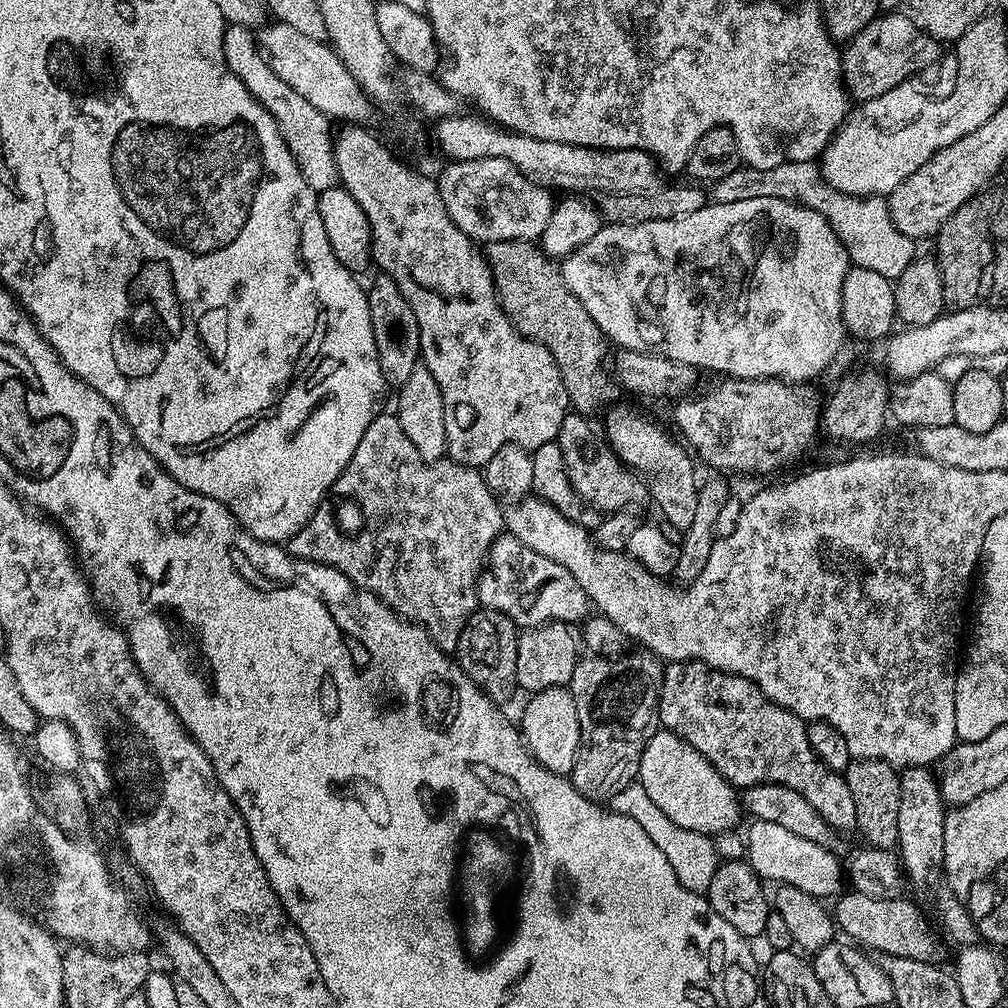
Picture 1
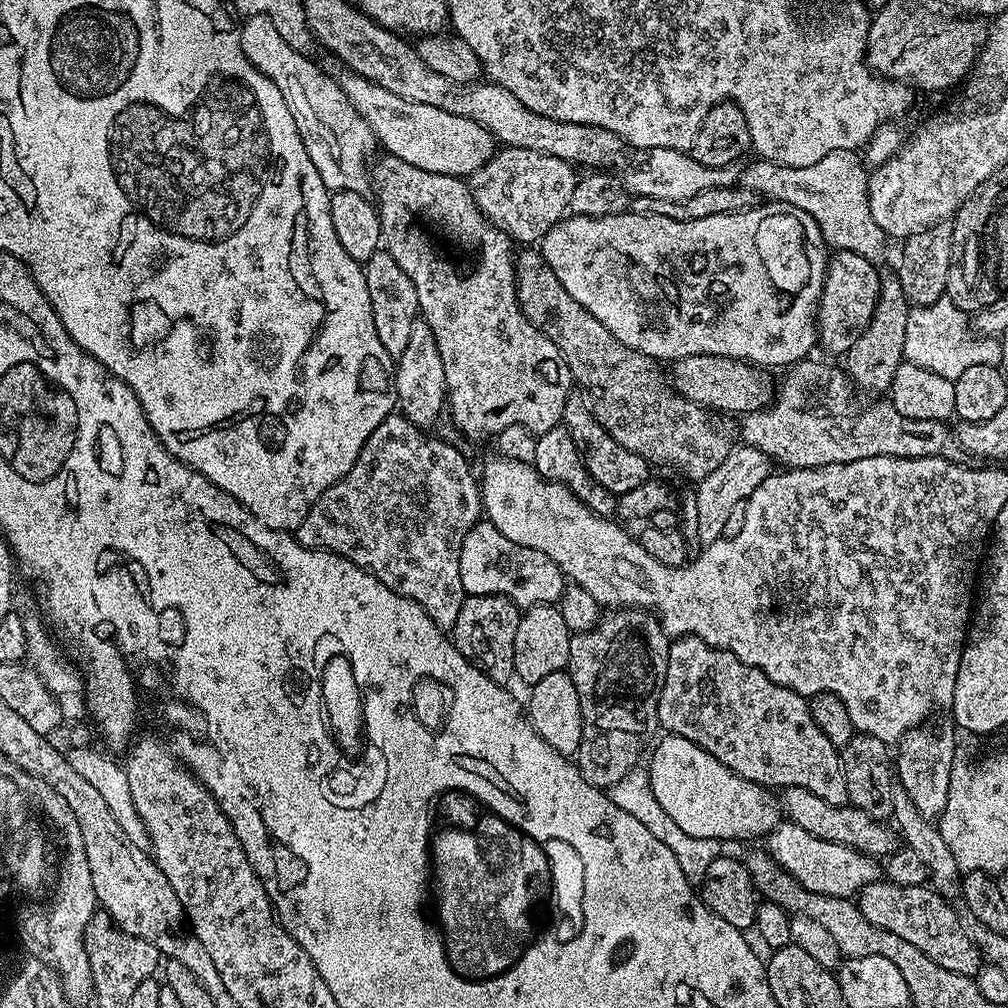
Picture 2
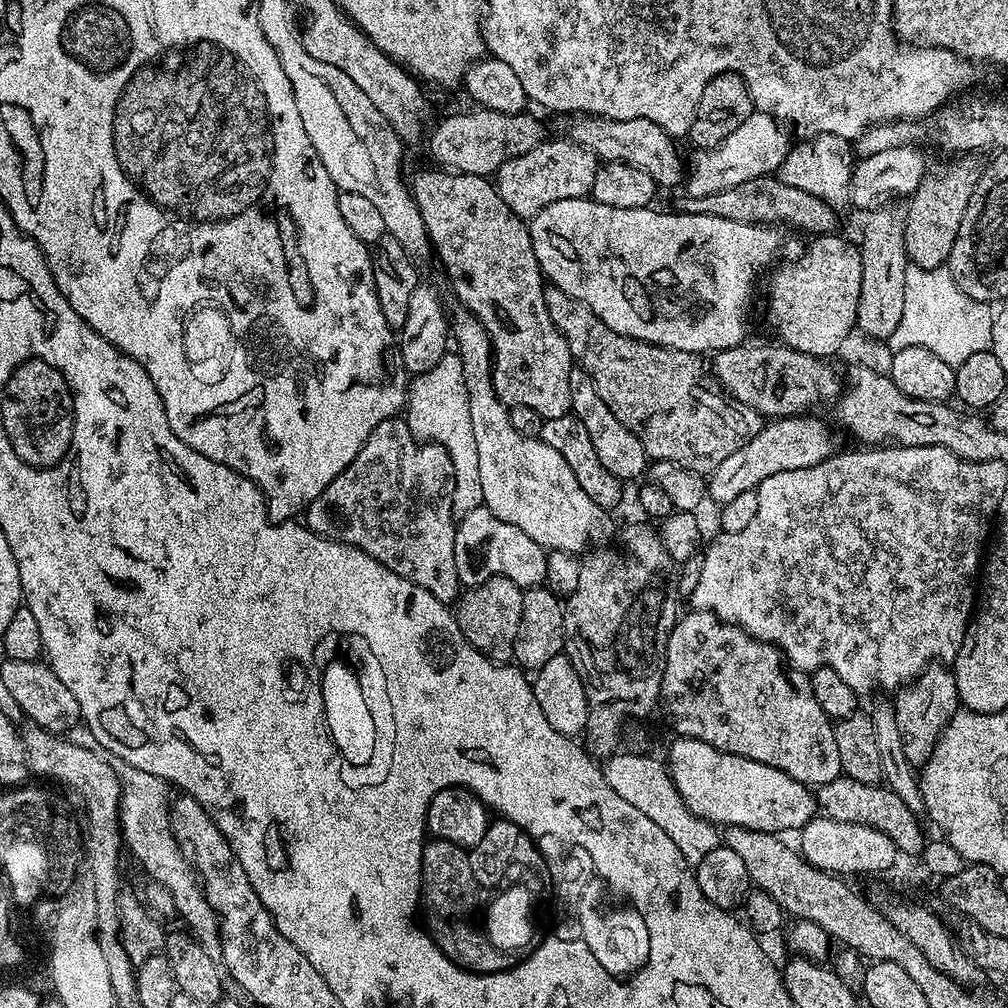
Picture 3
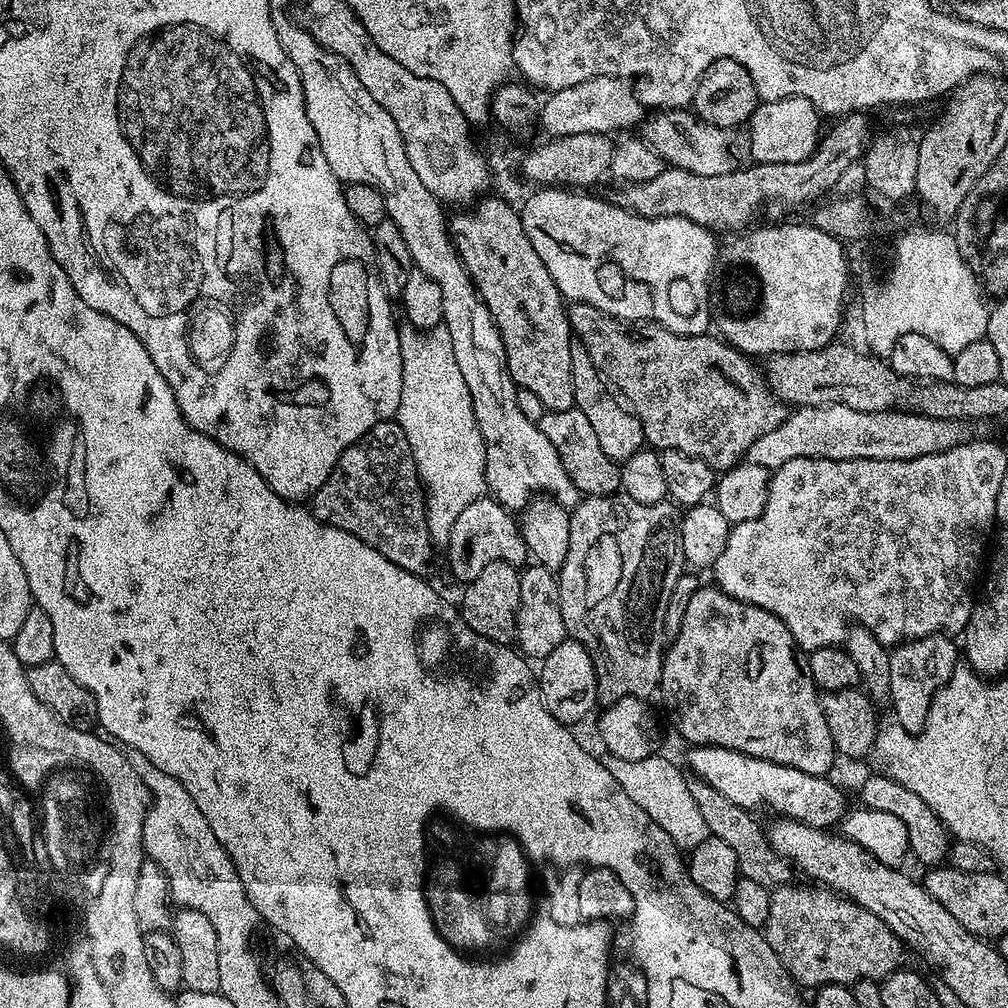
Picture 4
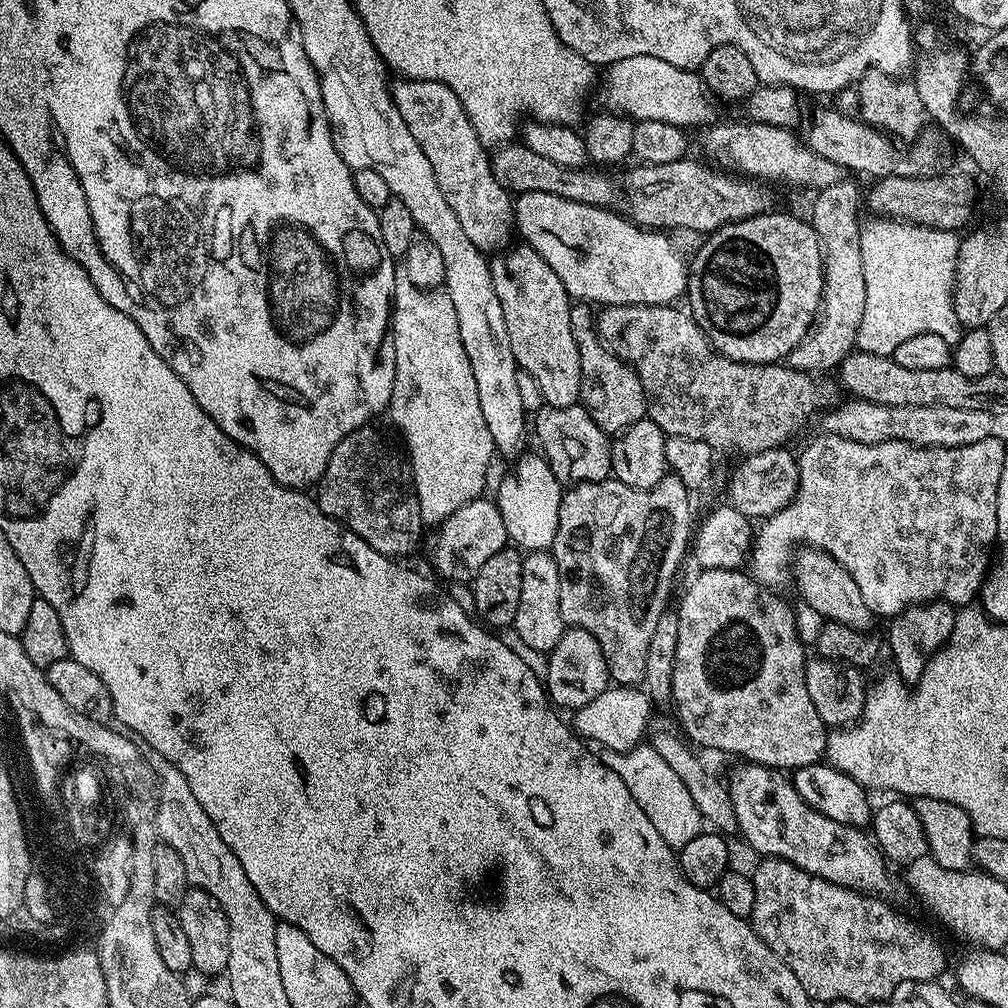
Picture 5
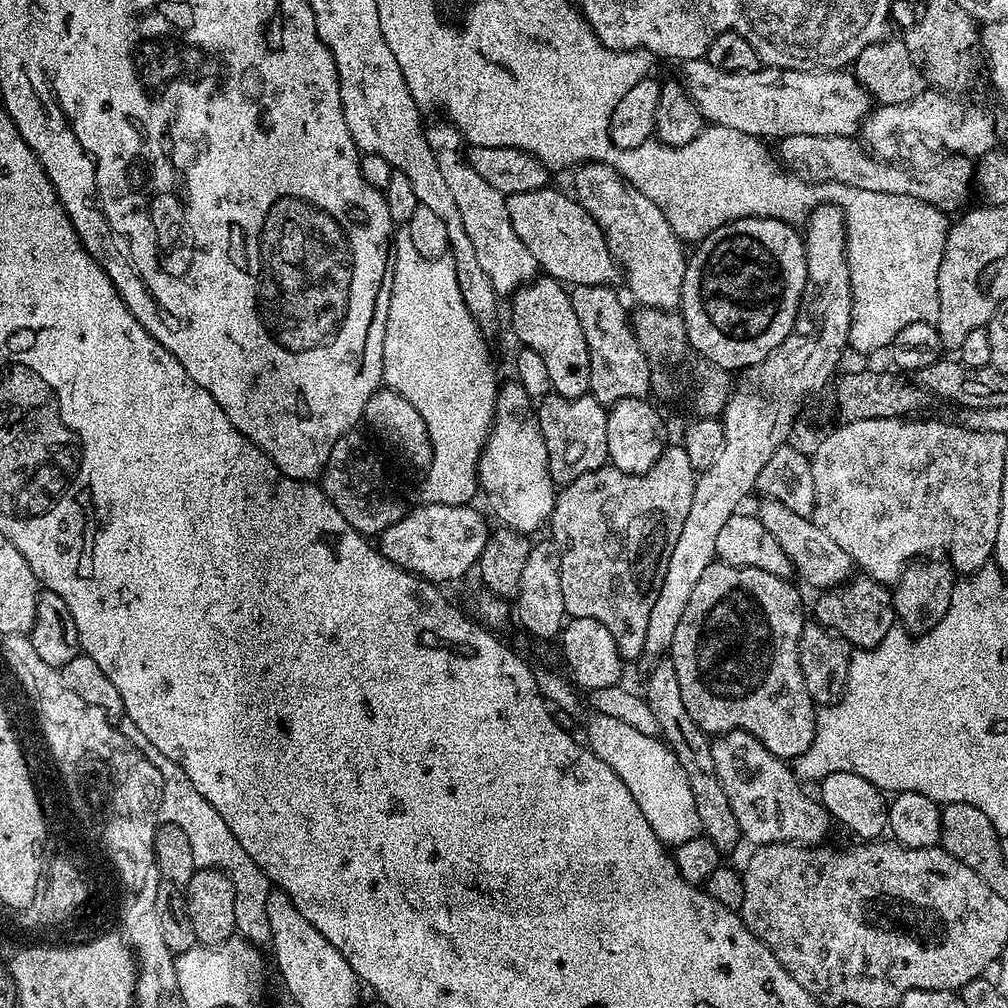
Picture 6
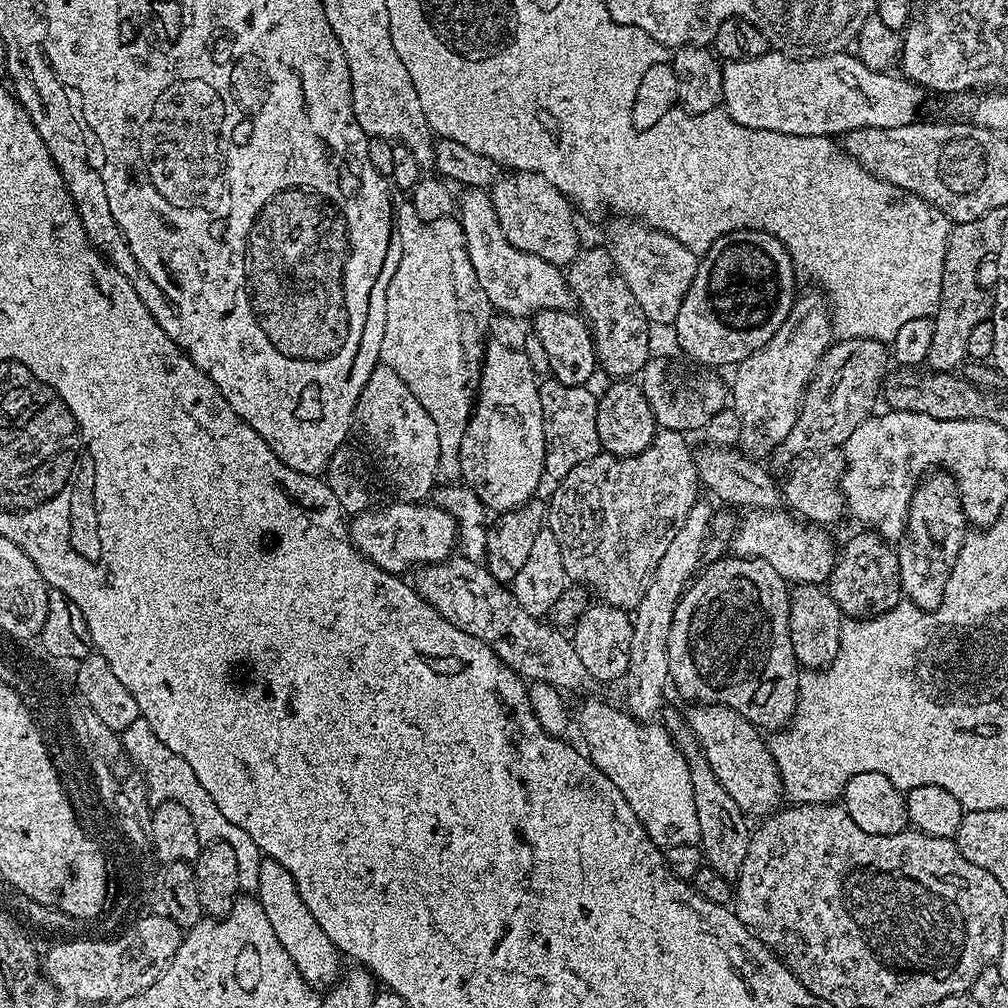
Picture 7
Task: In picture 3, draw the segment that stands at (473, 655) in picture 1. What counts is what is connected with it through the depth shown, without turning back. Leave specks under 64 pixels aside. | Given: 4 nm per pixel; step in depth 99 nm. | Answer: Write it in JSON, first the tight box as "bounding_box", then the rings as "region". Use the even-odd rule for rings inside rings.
{"bounding_box":[454,576,525,662],"region":[[[491,576],[486,582],[471,585],[459,597],[454,608],[458,626],[470,642],[470,646],[474,646],[494,662],[511,661],[514,642],[518,638],[518,622],[522,622],[524,593],[525,589],[510,582],[510,578],[501,576]]]}

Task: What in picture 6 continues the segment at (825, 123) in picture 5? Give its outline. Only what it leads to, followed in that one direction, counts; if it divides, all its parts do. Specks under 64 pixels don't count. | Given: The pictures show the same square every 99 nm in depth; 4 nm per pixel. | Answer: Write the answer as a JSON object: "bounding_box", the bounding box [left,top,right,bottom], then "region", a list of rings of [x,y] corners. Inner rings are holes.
{"bounding_box":[862,91,997,162],"region":[[[917,91],[916,97],[905,104],[881,104],[864,117],[862,143],[872,155],[892,162],[897,159],[896,152],[925,144],[928,148],[979,158],[997,147],[996,120],[986,109],[968,100],[960,100],[964,98],[956,94],[927,91]]]}

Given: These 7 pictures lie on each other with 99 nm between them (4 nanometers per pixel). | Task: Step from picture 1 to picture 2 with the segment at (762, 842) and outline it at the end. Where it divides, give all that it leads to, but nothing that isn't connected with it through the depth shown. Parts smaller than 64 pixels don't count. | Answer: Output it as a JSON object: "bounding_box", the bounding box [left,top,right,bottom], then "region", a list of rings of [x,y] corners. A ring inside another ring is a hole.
{"bounding_box":[766,822,882,898],"region":[[[782,822],[766,837],[766,851],[794,877],[806,890],[814,894],[827,896],[843,896],[852,898],[868,884],[881,879],[882,864],[877,857],[860,852],[838,842],[826,842],[822,838],[814,838],[806,830],[791,822]]]}

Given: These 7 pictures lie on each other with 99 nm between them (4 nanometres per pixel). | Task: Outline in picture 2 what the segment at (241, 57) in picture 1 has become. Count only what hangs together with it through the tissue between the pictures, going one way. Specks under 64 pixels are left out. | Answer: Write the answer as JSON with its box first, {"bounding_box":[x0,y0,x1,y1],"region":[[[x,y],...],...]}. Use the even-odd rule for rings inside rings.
{"bounding_box":[239,16,378,193],"region":[[[249,16],[243,22],[245,23],[244,28],[241,27],[239,33],[246,58],[257,70],[268,75],[274,82],[274,86],[278,86],[279,95],[286,98],[286,106],[290,114],[294,114],[294,126],[298,126],[298,134],[306,146],[306,154],[310,154],[310,162],[314,162],[314,170],[318,170],[329,193],[342,190],[367,193],[370,188],[372,151],[377,151],[378,148],[376,136],[370,130],[366,118],[362,118],[362,114],[354,110],[348,96],[340,89],[339,79],[332,77],[331,80],[318,65],[307,60],[309,57],[305,53],[294,50],[294,46],[290,46],[286,38],[278,34],[277,27],[274,26],[274,22],[270,22],[268,16]]]}

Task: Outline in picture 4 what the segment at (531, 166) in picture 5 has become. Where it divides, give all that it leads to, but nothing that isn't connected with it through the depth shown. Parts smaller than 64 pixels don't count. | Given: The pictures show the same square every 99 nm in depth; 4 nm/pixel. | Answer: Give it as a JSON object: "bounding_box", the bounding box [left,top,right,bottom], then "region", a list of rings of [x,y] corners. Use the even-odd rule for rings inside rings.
{"bounding_box":[610,112,874,234],"region":[[[849,112],[848,115],[839,117],[835,121],[836,129],[829,136],[827,133],[817,144],[815,154],[802,162],[754,162],[750,164],[750,168],[740,166],[726,174],[694,174],[690,170],[665,166],[658,178],[650,178],[650,182],[617,187],[617,192],[611,193],[610,199],[618,207],[639,216],[686,218],[690,222],[698,222],[698,226],[711,228],[716,234],[736,232],[744,227],[747,229],[759,212],[765,212],[770,218],[773,213],[798,212],[807,204],[815,205],[823,201],[835,189],[843,172],[863,161],[864,153],[874,139],[872,120],[868,116],[871,115]]]}

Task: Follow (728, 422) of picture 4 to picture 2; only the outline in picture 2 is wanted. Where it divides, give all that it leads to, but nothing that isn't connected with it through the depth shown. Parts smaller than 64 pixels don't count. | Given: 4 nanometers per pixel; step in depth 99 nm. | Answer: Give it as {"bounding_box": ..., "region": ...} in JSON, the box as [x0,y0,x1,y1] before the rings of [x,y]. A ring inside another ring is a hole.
{"bounding_box":[515,250,733,482],"region":[[[524,250],[515,257],[516,262],[516,297],[530,322],[558,346],[566,366],[570,370],[575,387],[590,401],[590,407],[596,421],[602,425],[618,442],[618,446],[626,446],[634,454],[648,461],[649,465],[665,464],[666,467],[676,467],[686,479],[691,482],[705,480],[722,462],[726,462],[732,453],[733,441],[728,441],[728,432],[720,424],[711,420],[709,409],[690,402],[677,394],[676,389],[660,373],[661,365],[651,356],[642,354],[614,338],[586,306],[574,302],[570,294],[566,294],[566,286],[558,282],[558,274],[545,261],[536,250]]]}

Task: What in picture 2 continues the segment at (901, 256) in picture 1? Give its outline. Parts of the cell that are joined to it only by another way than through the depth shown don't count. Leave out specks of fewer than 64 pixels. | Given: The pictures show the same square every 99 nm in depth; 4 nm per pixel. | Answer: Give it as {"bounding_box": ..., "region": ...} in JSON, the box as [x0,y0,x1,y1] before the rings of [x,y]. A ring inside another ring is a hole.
{"bounding_box":[738,150,886,260],"region":[[[832,150],[819,162],[804,167],[786,167],[772,164],[769,160],[754,160],[741,169],[738,182],[758,196],[797,206],[810,214],[831,249],[861,254],[874,260],[886,243],[886,237],[869,202],[869,175],[863,167],[863,159],[857,151]]]}

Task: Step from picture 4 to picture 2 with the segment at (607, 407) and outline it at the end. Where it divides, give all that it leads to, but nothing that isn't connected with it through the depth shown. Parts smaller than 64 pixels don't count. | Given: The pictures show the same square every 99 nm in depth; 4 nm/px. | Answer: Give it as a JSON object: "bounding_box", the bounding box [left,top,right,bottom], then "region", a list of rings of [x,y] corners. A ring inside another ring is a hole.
{"bounding_box":[563,390,650,497],"region":[[[573,390],[568,393],[566,406],[564,407],[563,427],[567,428],[570,438],[580,451],[580,457],[584,459],[584,465],[592,480],[598,482],[598,486],[606,486],[615,496],[620,497],[634,486],[642,486],[650,478],[650,465],[638,454],[626,450],[626,446],[618,446],[614,438],[596,421],[596,415],[591,410],[589,401],[579,391]]]}

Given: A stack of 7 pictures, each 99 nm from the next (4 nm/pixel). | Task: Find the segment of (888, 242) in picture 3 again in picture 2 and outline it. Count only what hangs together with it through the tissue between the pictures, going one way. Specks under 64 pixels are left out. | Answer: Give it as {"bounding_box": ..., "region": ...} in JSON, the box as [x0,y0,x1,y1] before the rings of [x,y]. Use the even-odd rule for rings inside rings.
{"bounding_box":[846,270,910,394],"region":[[[888,270],[888,273],[885,271],[880,278],[880,296],[876,299],[874,314],[870,318],[866,330],[858,338],[858,342],[854,342],[854,346],[850,346],[850,350],[846,353],[846,360],[848,360],[848,364],[846,363],[846,371],[849,381],[851,381],[855,387],[857,384],[864,392],[880,392],[876,394],[884,394],[891,389],[894,370],[904,360],[906,322],[908,321],[909,311],[910,305],[908,299],[904,297],[900,279],[896,277],[895,271]]]}

